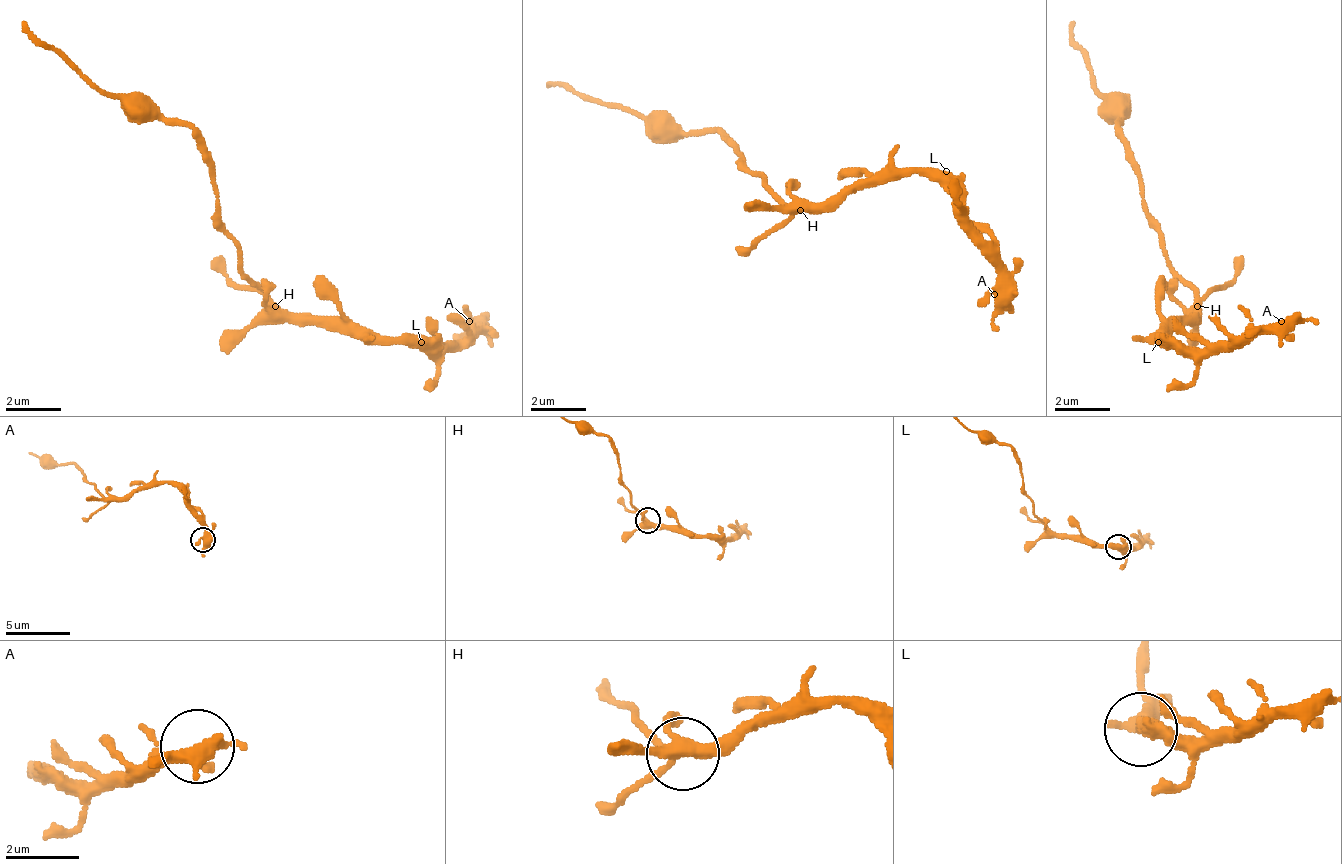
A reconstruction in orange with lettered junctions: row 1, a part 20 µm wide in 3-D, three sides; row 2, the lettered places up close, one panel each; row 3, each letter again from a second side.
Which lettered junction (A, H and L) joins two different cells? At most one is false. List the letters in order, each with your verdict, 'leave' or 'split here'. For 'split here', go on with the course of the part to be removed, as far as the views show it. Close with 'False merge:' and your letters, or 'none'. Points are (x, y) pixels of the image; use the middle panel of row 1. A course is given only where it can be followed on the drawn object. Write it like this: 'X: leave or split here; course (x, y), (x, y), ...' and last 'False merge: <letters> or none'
A: leave
H: split here; course (802, 212), (713, 129), (658, 129), (637, 109), (548, 88)
L: leave
False merge: H

